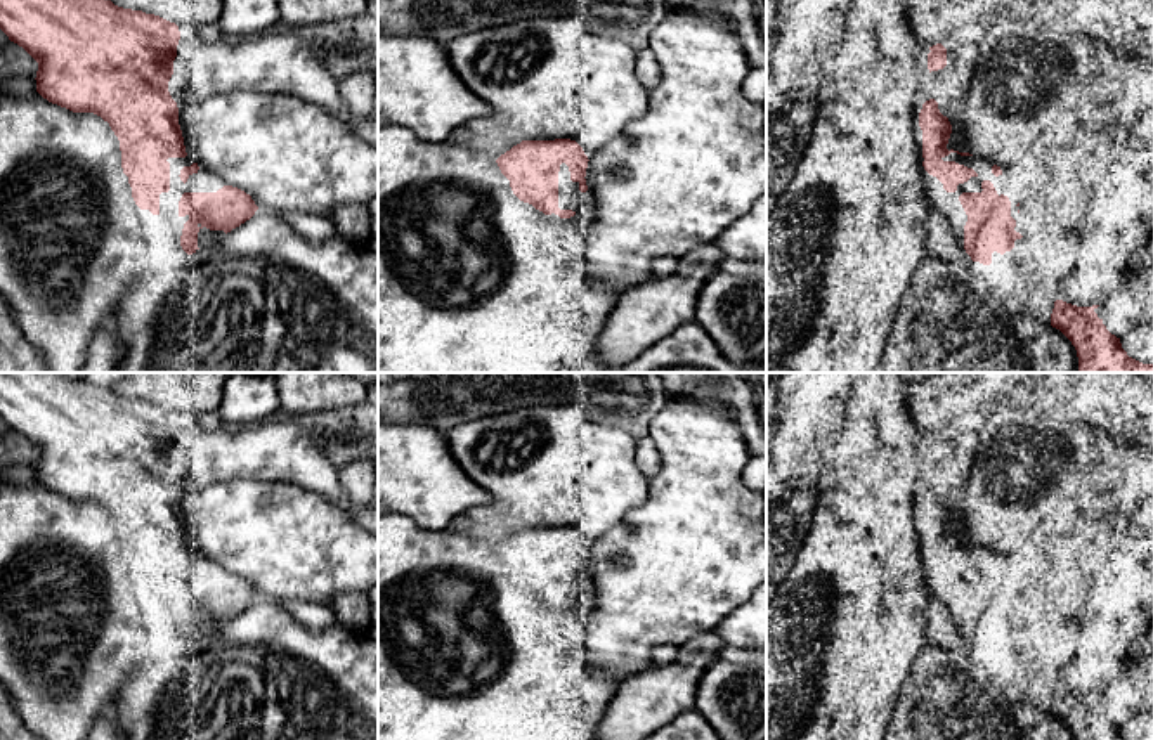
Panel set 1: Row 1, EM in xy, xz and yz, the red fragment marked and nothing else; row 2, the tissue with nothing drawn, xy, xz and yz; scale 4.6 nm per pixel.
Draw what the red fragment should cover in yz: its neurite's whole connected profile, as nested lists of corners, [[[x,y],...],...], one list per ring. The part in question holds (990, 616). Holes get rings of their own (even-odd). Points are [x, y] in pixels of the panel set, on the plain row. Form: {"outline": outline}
{"outline": [[[990,568],[981,570],[981,581],[962,581],[959,589],[967,603],[964,613],[964,638],[973,650],[992,652],[992,641],[1004,643],[1014,636],[1023,624],[1014,619],[1011,589],[997,582]]]}

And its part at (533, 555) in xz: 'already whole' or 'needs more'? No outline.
already whole

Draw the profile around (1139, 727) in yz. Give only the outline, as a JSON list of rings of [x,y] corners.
[[[1136,712],[1120,731],[1125,740],[1153,740],[1153,712]]]

